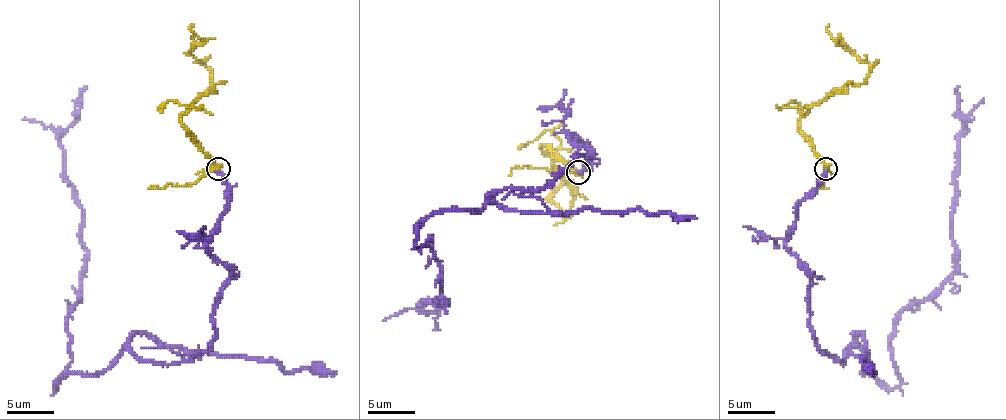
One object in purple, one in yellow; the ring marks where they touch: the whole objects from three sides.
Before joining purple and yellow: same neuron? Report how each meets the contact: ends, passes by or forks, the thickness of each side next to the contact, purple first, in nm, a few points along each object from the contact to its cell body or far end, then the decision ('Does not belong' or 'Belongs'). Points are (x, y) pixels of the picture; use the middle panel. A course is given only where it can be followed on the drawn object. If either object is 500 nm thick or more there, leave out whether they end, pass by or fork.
At the ring purple ends. At the ring yellow passes by. Thickness 280 nm (purple) against 420 nm. Course of purple: (578, 173), (568, 132), (589, 156), (428, 218), (416, 242), (433, 239), (447, 303), (421, 306), (447, 306). Course of yellow: (578, 173), (542, 147), (570, 189), (568, 218), (551, 196), (561, 180), (554, 175). Belongs

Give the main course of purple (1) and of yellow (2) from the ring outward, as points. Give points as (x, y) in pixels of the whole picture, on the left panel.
1: (217, 169), (212, 343), (174, 364), (127, 347), (55, 388), (86, 248), (60, 133), (86, 86)
2: (217, 169), (181, 119), (212, 84), (208, 67), (191, 53), (200, 38), (191, 29), (193, 24)

